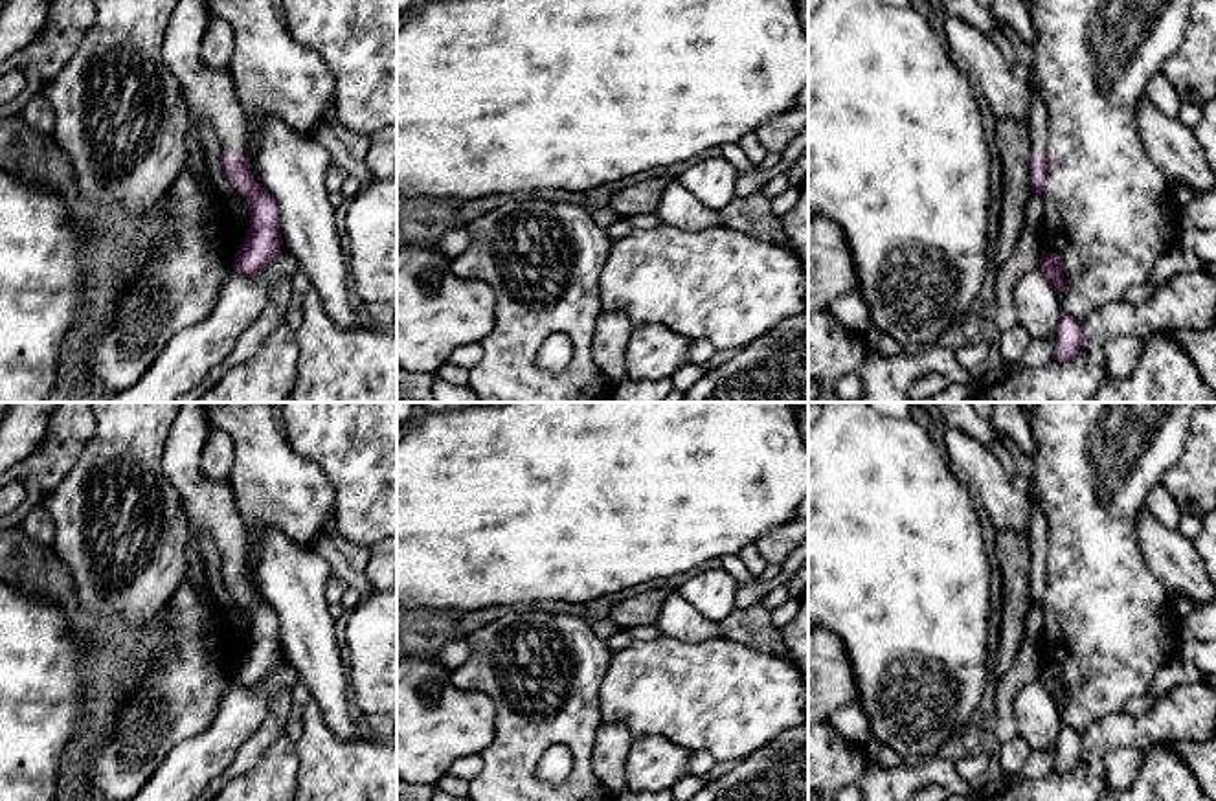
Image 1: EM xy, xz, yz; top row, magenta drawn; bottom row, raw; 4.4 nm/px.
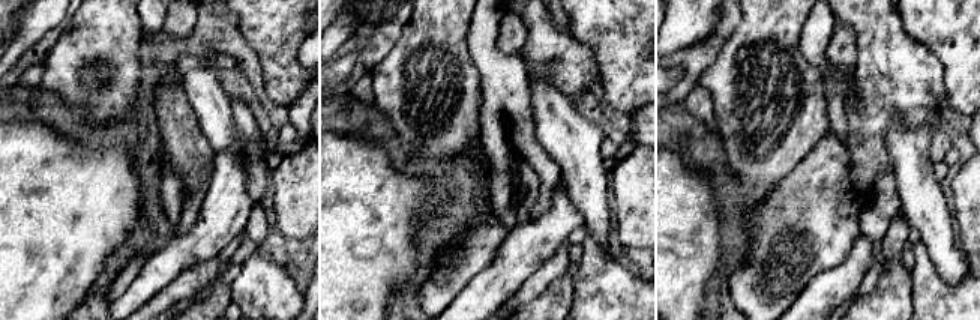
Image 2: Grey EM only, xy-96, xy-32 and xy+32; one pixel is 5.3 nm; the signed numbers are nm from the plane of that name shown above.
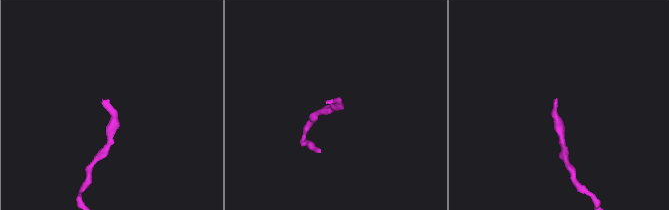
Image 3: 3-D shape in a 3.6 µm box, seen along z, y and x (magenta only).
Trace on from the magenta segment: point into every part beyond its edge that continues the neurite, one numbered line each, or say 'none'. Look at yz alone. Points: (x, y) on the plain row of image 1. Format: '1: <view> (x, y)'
1: yz (1038, 533)

